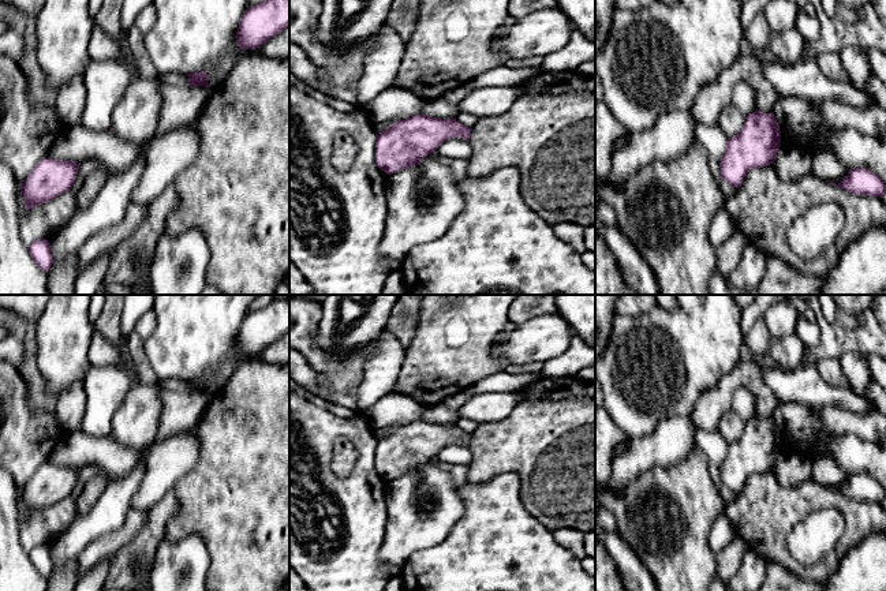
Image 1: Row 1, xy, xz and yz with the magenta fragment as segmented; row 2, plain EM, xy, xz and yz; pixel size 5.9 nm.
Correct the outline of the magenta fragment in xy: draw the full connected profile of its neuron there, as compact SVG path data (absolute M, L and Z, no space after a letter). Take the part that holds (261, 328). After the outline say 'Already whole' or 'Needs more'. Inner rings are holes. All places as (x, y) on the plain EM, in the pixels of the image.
M289 298L248 313L236 337L238 352L257 355L289 333Z. Already whole

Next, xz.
M414 420L378 438L375 470L386 480L416 472L451 444L470 445L472 434L456 424L442 426Z. Already whole

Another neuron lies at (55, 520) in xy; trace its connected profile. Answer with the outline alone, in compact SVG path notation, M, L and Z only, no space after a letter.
M20 497L16 508L20 542L26 553L38 545L46 545L52 536L63 534L78 517L74 497L63 498L30 517L25 513Z

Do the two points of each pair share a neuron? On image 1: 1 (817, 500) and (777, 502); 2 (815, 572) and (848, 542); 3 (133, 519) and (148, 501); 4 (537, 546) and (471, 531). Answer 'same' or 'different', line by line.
1: same
2: same
3: different
4: same

